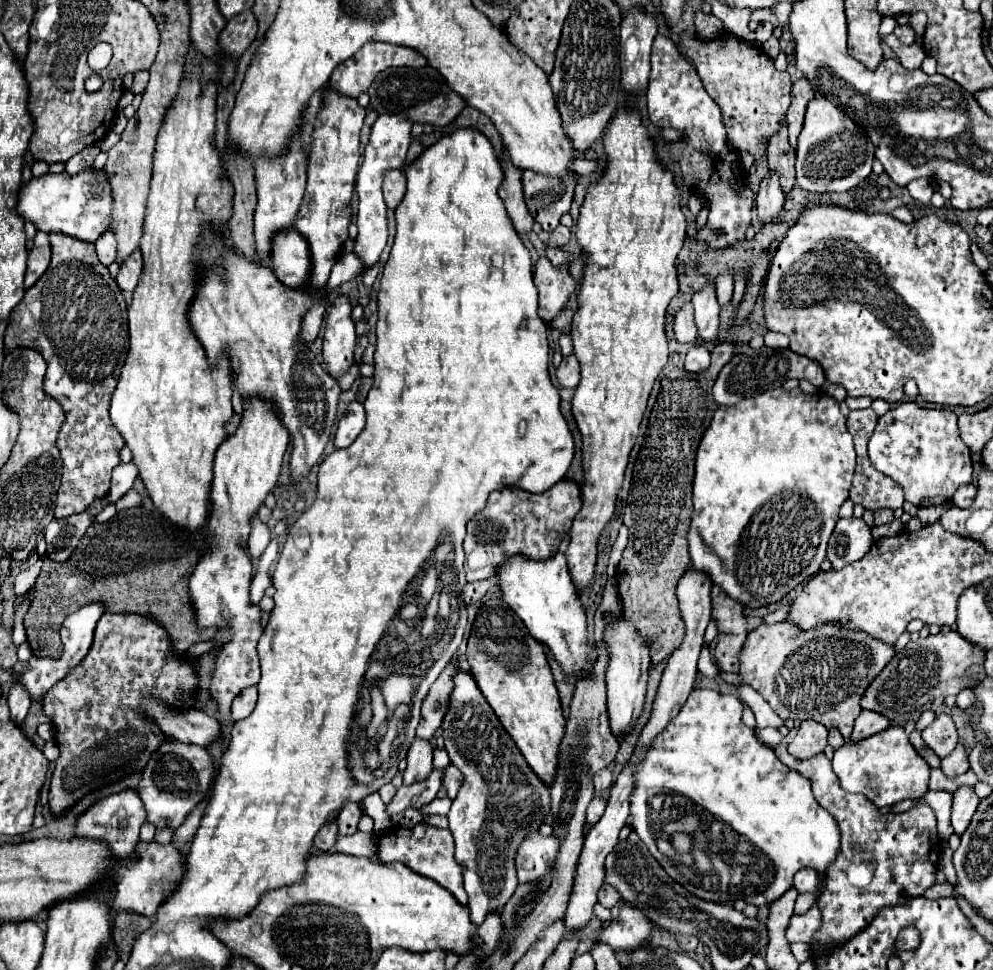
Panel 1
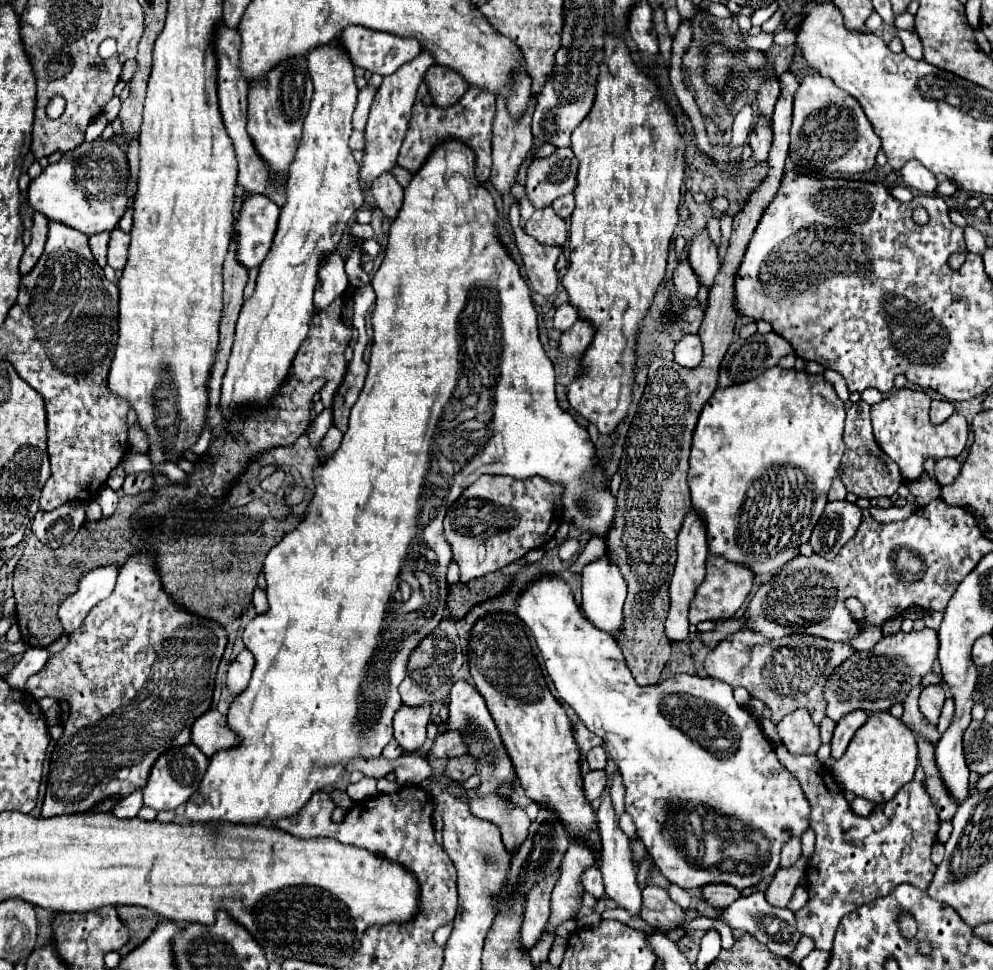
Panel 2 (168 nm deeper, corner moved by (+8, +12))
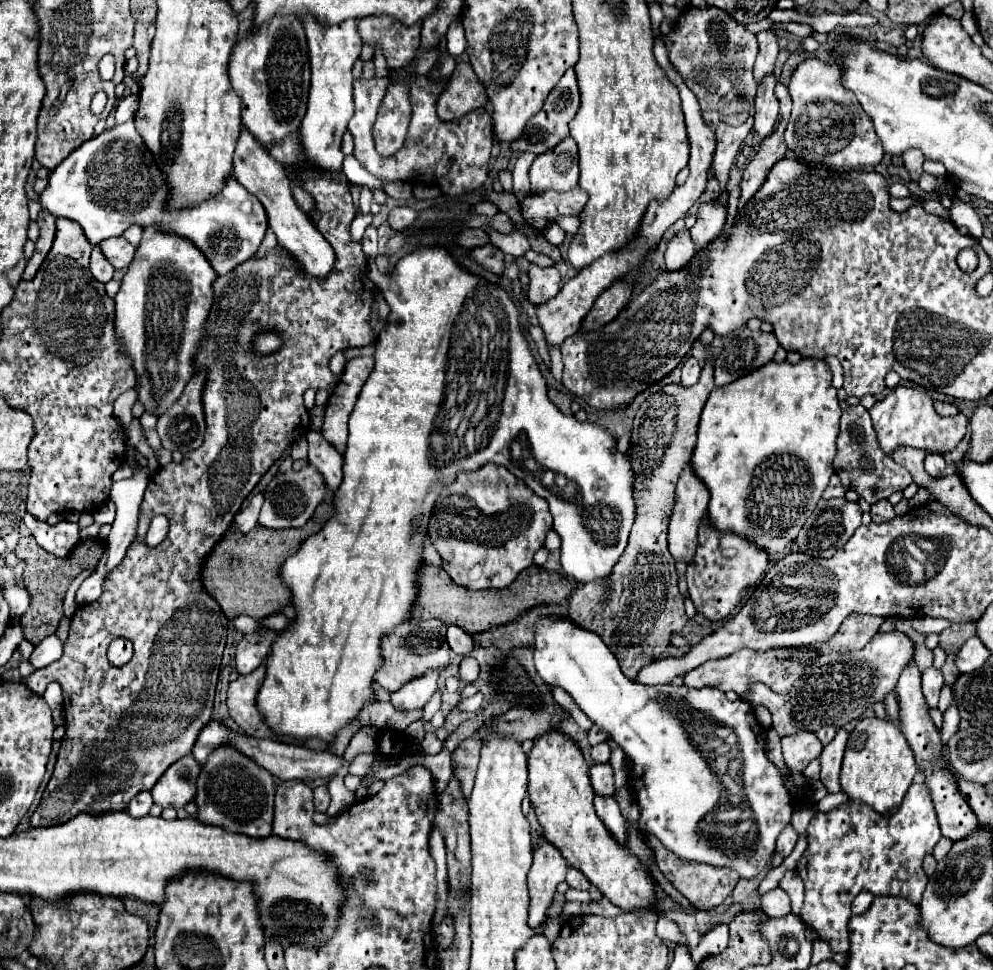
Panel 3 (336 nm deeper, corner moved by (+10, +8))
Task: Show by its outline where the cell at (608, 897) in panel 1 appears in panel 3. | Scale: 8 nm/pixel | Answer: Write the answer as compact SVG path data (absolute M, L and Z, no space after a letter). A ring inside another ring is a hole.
M568 867L566 883L568 883L570 887L574 887L574 889L584 889L584 891L588 891L588 887L590 887L590 881L588 881L578 869L574 869L574 867Z

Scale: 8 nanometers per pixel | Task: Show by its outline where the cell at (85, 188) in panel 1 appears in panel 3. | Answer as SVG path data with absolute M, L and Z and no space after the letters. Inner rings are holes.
M130 119L94 135L78 147L78 151L66 157L50 175L50 183L44 193L40 193L40 205L56 217L80 223L92 245L108 237L120 237L134 223L142 229L156 225L164 233L174 233L194 243L218 275L232 271L258 251L268 229L268 217L262 203L232 175L212 199L196 207L168 209L166 191L166 177Z

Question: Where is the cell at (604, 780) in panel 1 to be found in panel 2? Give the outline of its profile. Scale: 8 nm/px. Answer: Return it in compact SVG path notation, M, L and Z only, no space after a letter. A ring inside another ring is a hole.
M594 747L588 755L586 755L586 761L588 761L588 767L594 771L594 769L604 769L606 767L606 751L602 747Z

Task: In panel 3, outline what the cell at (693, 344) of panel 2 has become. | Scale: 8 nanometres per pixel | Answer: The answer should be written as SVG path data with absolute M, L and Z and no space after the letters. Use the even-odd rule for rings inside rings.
M688 357L682 367L682 385L690 387L690 385L698 383L698 377L700 377L700 365L694 357Z

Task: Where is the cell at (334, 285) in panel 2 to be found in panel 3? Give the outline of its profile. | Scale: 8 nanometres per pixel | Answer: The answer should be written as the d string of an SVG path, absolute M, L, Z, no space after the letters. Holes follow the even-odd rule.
M242 129L236 151L234 151L232 175L248 193L258 197L258 201L264 205L266 215L268 215L268 225L276 233L278 245L286 247L302 263L308 275L326 277L330 269L334 267L334 251L330 243L326 243L326 239L314 229L312 221L302 211L298 211L298 205L292 197L292 189L290 189L284 167L278 161L274 161L246 129Z

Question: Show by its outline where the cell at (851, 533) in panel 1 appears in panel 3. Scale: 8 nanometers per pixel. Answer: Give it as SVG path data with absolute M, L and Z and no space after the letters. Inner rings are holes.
M820 499L816 509L806 519L802 531L798 533L796 545L806 555L832 557L852 537L852 533L860 525L860 519L862 519L862 509L858 507L858 503L852 503L848 499L828 499L828 501Z

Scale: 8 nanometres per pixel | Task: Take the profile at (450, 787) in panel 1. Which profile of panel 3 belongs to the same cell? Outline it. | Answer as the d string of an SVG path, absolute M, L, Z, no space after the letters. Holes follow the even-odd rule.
M474 733L472 737L464 739L460 743L460 747L456 749L456 753L452 755L452 759L456 763L456 775L462 783L462 793L466 797L470 795L470 791L474 787L474 775L476 775L476 767L478 767L478 759L480 759L480 747L482 747L482 741Z

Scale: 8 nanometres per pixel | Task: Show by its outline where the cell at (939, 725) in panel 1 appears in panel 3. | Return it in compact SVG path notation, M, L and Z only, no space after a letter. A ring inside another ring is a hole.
M936 667L924 669L924 673L922 673L922 691L924 691L928 707L936 707L938 705L938 695L940 695L942 685L944 685L944 679L942 679L942 671L940 669L936 669Z

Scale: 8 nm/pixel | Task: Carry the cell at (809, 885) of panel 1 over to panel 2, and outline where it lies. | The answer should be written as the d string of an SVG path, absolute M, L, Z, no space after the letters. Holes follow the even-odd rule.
M790 839L784 847L782 847L782 867L792 867L792 863L796 863L800 859L802 851L800 851L800 839Z

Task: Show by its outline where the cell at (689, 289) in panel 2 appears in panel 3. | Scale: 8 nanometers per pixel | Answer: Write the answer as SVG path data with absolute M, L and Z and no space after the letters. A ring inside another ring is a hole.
M688 229L678 231L666 249L666 269L668 271L682 269L694 257L694 251L696 251L696 245L690 237L690 231Z

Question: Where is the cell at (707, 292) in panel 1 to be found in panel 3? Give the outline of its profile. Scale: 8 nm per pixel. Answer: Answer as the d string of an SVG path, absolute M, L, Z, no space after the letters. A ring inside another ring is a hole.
M708 201L708 203L700 203L698 207L698 221L696 225L690 229L694 243L698 245L698 249L706 247L724 227L726 223L726 215L728 215L728 207L720 201Z

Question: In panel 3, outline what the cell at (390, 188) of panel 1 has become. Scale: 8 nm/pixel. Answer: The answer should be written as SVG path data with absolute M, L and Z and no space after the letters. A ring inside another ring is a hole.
M398 207L394 211L390 211L388 215L388 225L394 229L394 231L402 231L406 227L410 227L414 221L416 221L418 213L410 207Z

